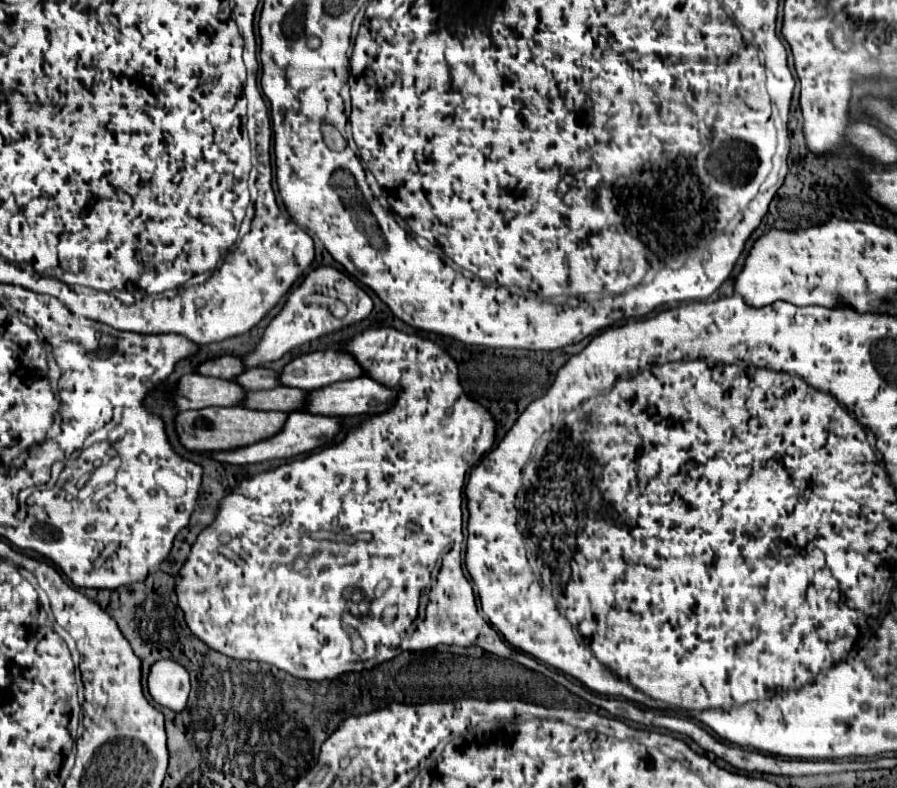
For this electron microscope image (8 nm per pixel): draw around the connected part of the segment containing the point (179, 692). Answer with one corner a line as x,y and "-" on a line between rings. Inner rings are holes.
163,659
161,663
155,663
151,667
147,687
157,705
175,713
181,713
187,707
187,697
191,691
189,673
177,661

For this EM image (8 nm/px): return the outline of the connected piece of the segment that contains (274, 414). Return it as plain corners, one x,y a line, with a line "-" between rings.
237,405
237,407
205,407
199,411
183,411
177,415
175,425
181,443
189,451
213,453
213,451
233,451
239,447
265,441
277,435
283,429
285,421
287,421
285,411
257,411

